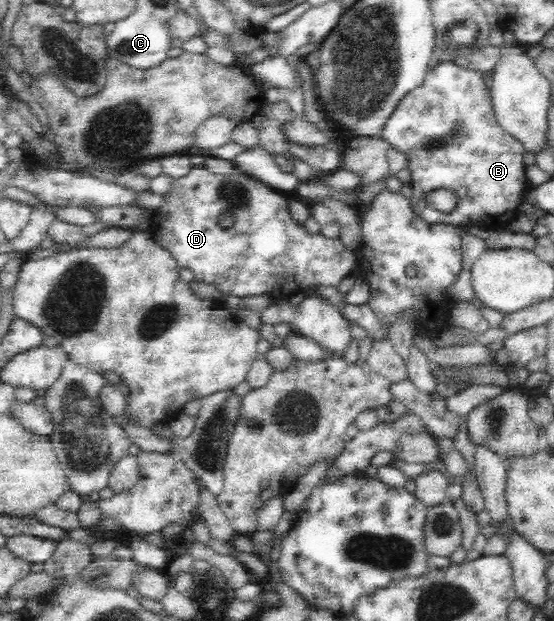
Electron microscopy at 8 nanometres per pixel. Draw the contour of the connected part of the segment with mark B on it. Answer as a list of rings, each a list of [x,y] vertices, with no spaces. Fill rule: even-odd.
[[[453,61],[439,62],[433,69],[426,73],[424,82],[417,88],[407,93],[405,97],[399,102],[399,105],[395,108],[395,111],[391,114],[391,117],[387,120],[385,128],[380,133],[379,138],[383,143],[386,143],[389,148],[396,149],[399,153],[402,153],[407,158],[407,171],[411,174],[411,180],[409,185],[412,187],[413,196],[409,199],[411,208],[415,215],[420,219],[423,219],[426,223],[449,223],[455,226],[463,226],[471,223],[481,223],[481,225],[487,230],[499,229],[503,225],[507,225],[507,222],[513,220],[519,214],[519,207],[526,201],[526,196],[534,187],[527,180],[527,173],[525,172],[526,164],[523,162],[523,156],[525,155],[525,146],[523,142],[519,141],[519,138],[505,132],[505,130],[497,122],[494,109],[492,108],[492,97],[489,87],[485,84],[482,76],[476,71],[466,65],[459,66]],[[435,189],[448,189],[455,198],[455,205],[451,207],[451,211],[437,211],[431,209],[431,207],[425,205],[425,195]]]

